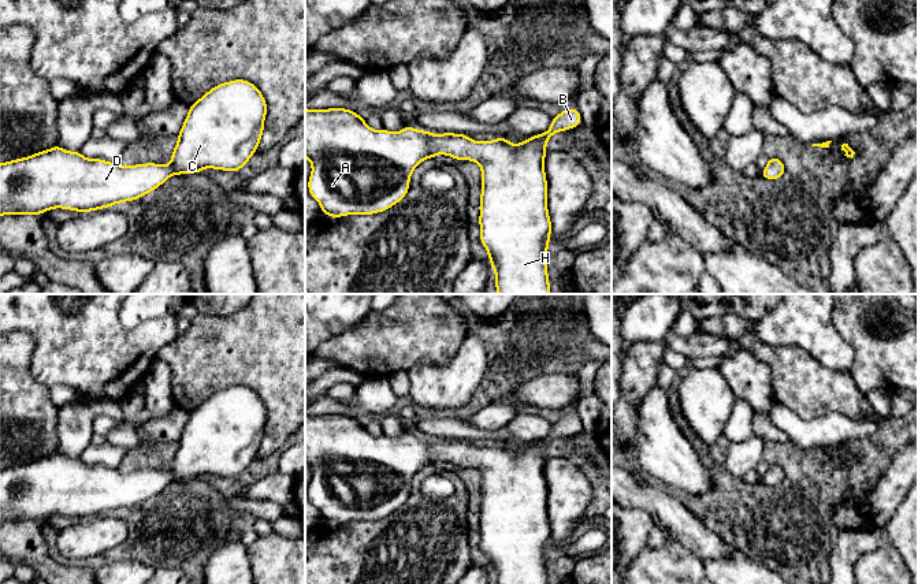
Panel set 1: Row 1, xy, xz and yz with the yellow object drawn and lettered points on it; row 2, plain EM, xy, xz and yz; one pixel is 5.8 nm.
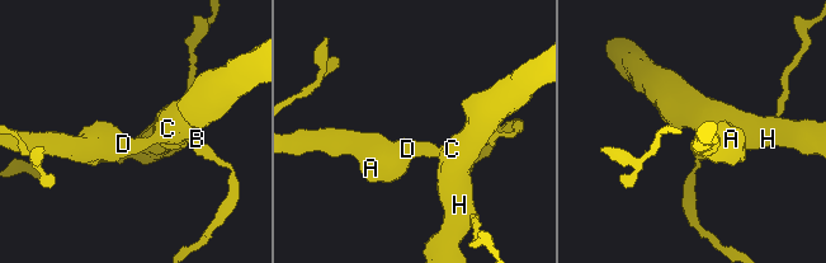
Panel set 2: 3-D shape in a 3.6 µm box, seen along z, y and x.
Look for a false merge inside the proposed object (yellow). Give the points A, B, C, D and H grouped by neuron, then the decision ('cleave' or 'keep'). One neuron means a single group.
A B C D H | keep

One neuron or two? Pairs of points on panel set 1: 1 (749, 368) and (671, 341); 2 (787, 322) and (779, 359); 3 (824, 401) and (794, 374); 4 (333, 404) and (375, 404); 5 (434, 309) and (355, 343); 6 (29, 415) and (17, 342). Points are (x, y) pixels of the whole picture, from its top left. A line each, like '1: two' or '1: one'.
1: one
2: two
3: one
4: one
5: one
6: one

